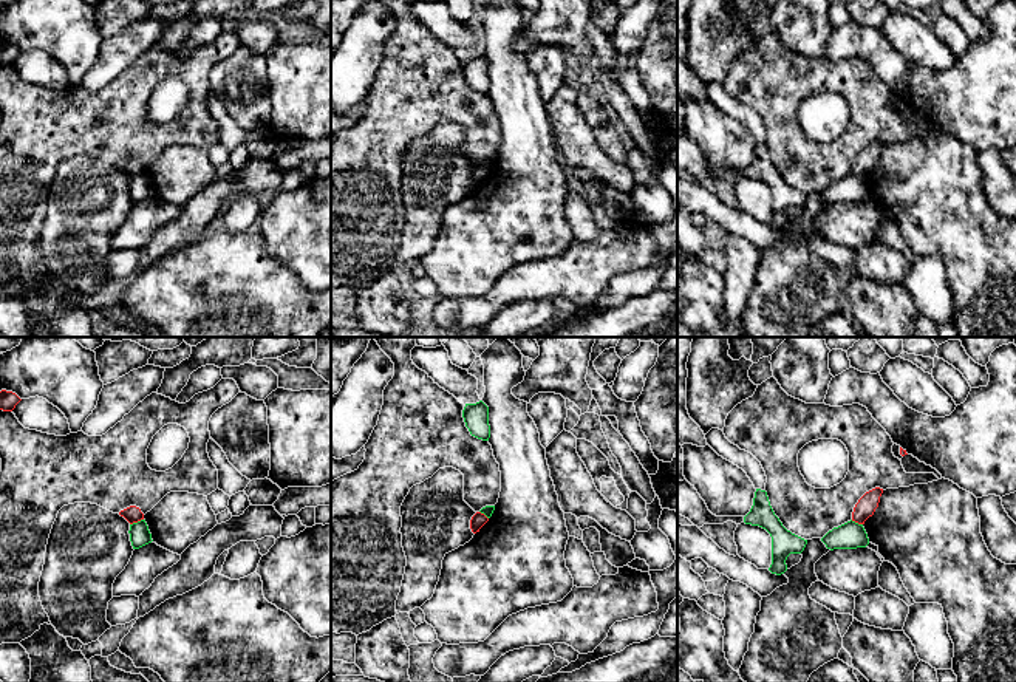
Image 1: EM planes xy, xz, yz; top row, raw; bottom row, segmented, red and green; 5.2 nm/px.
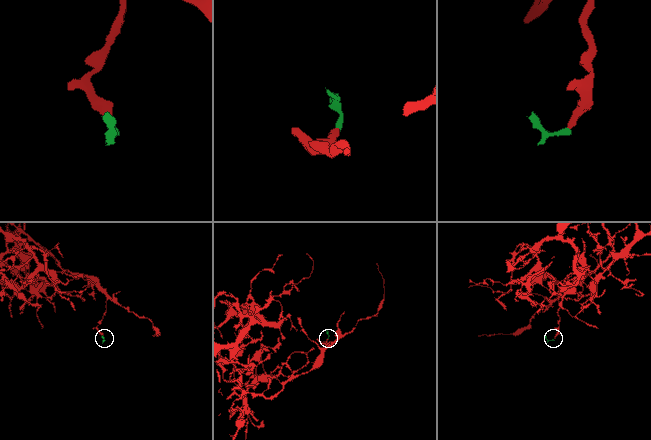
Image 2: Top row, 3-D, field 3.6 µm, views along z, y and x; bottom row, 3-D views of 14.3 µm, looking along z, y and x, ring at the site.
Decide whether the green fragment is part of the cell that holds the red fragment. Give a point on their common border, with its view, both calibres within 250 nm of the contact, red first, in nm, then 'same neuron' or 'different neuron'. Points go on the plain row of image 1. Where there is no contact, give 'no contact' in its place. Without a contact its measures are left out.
meets red in xy at (136, 175); 90 nm thick on the red side, 110 nm on the other; different neuron

